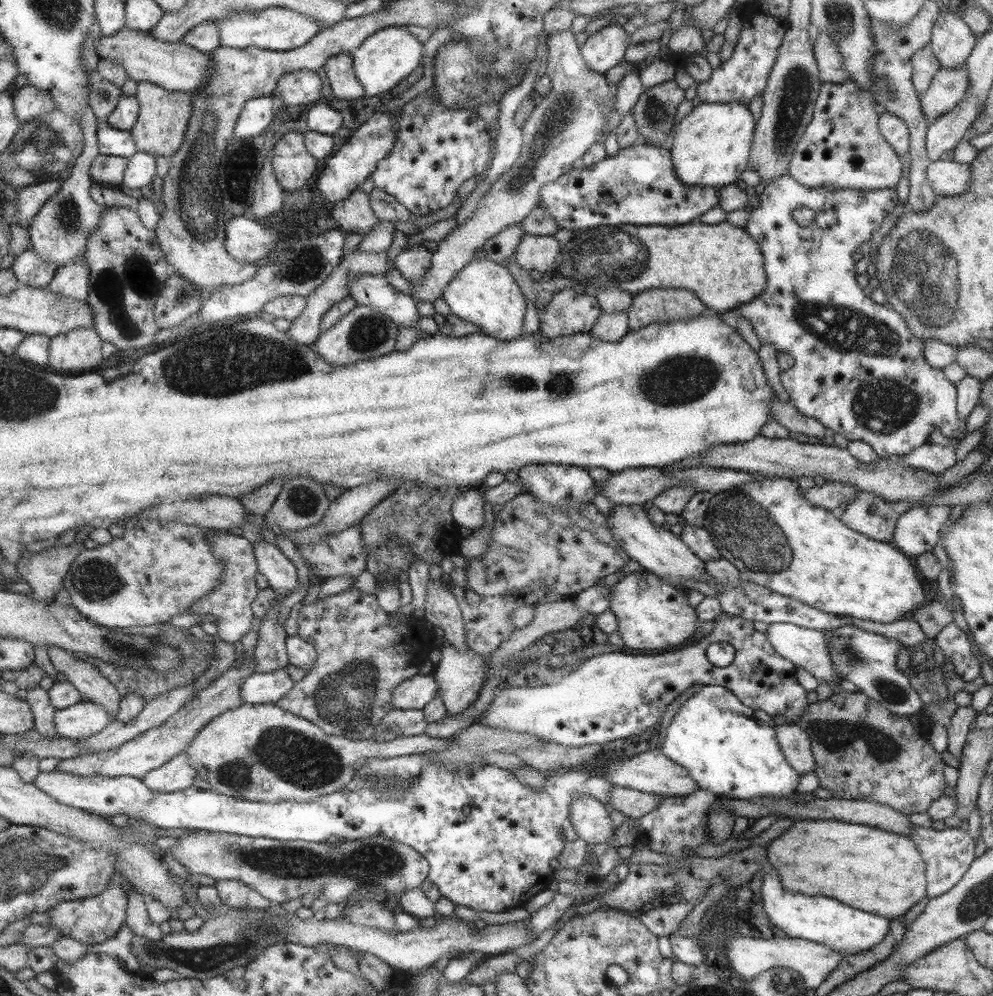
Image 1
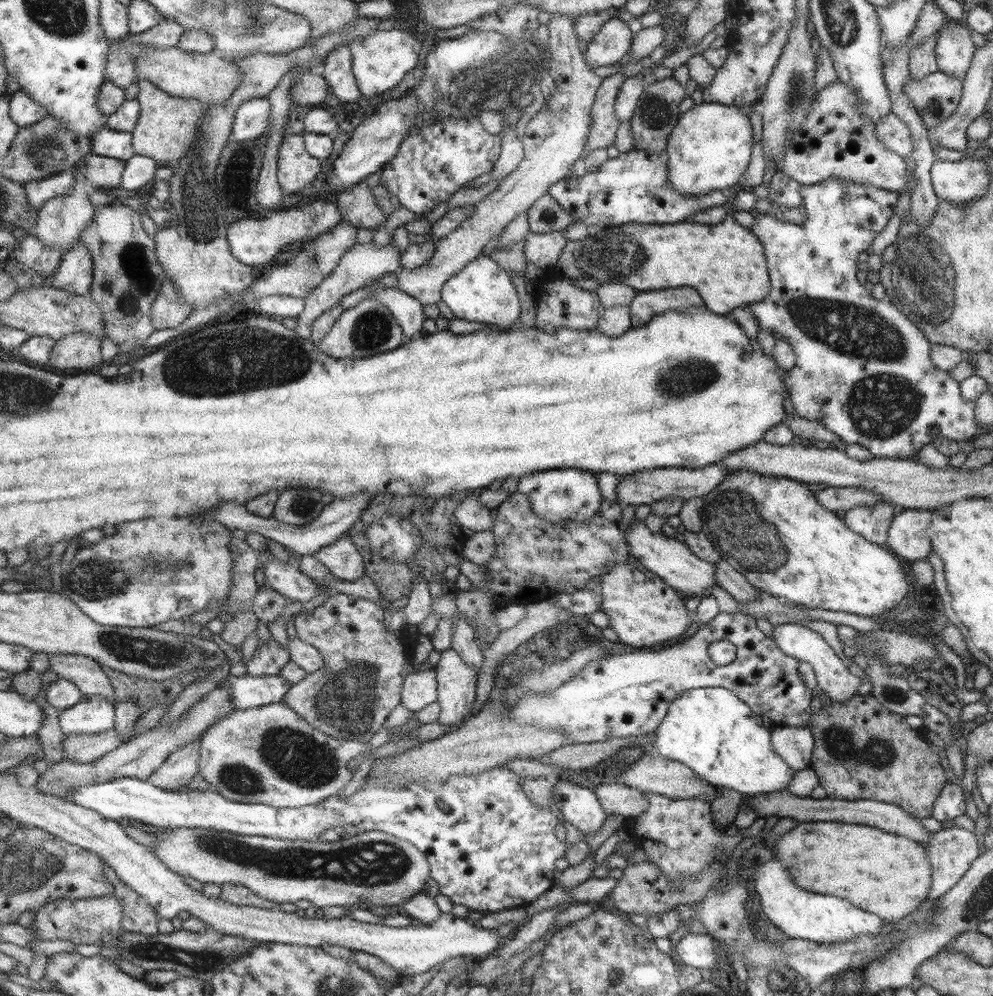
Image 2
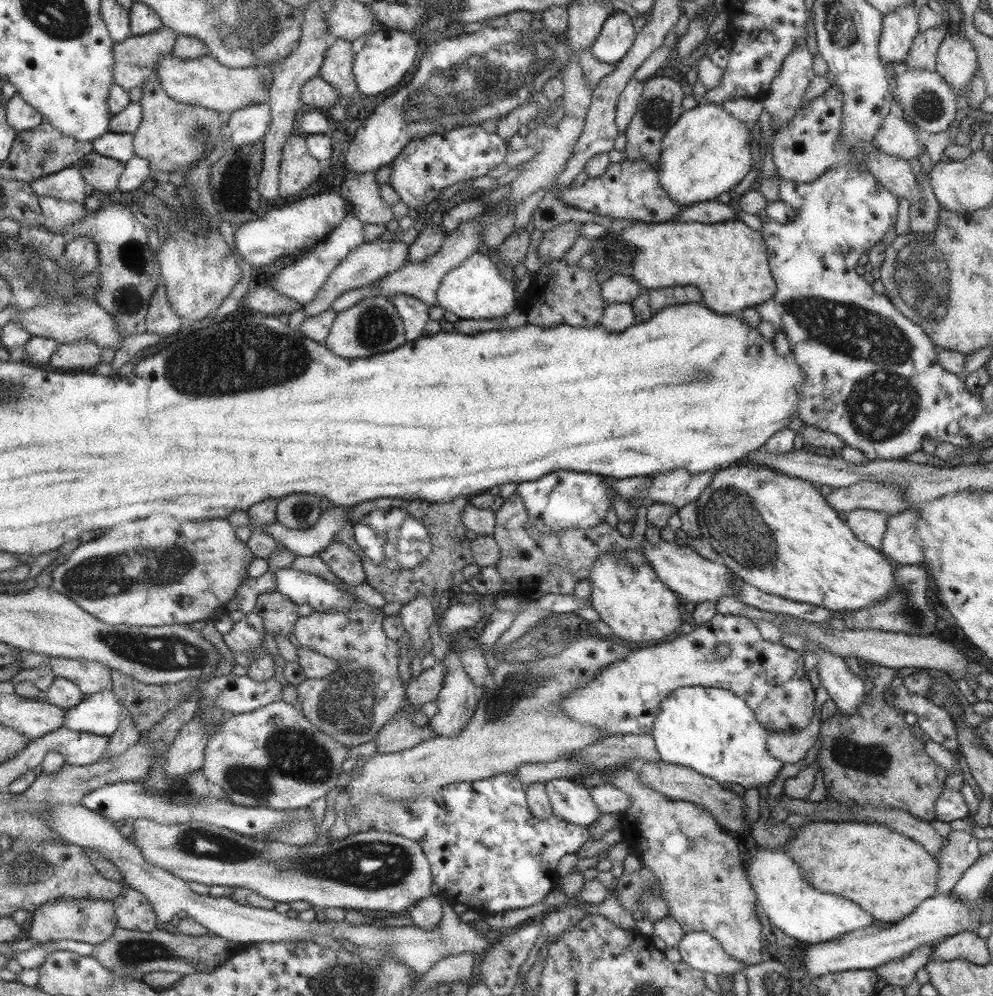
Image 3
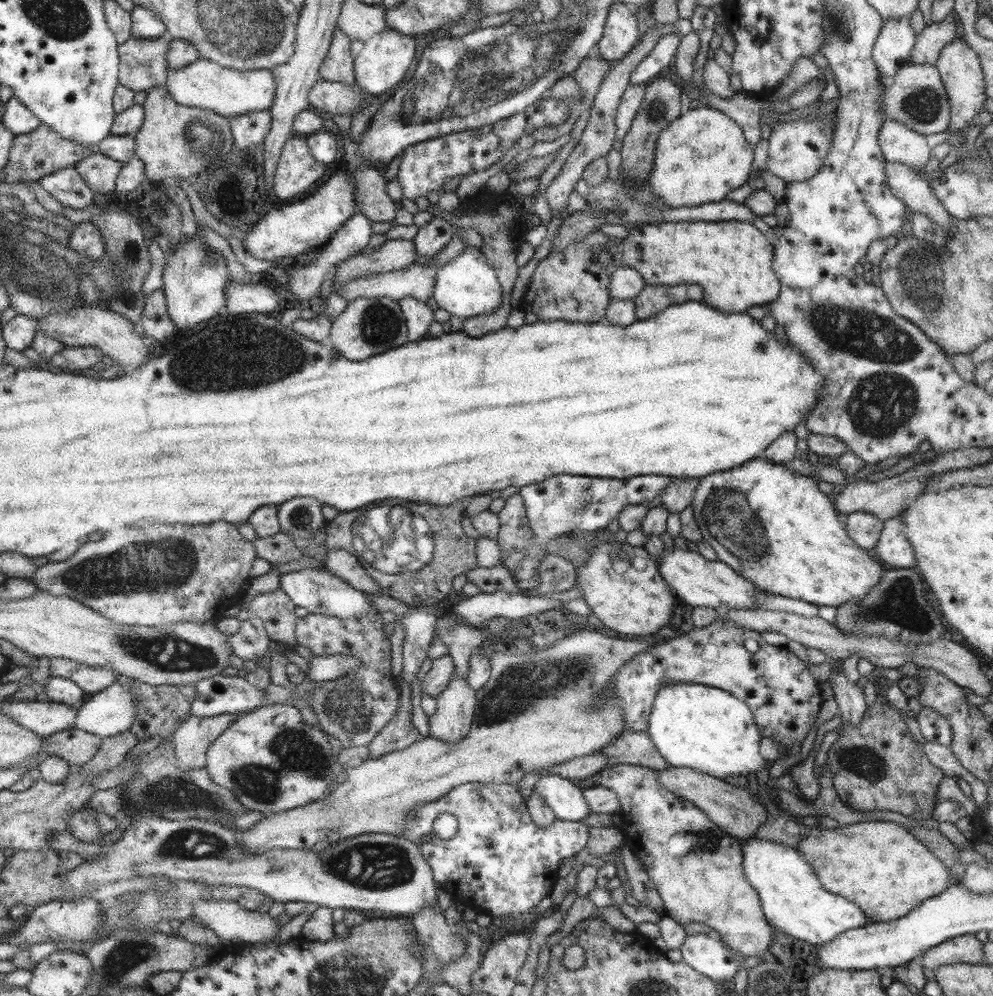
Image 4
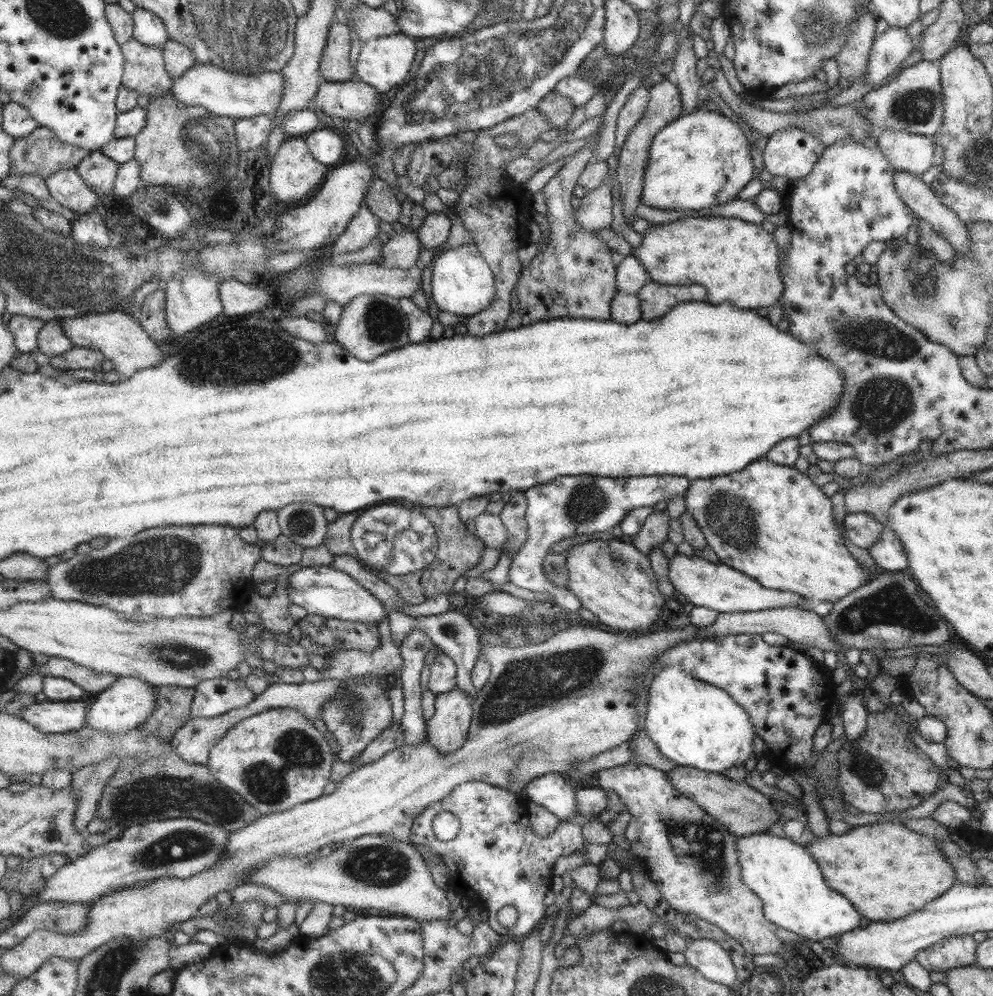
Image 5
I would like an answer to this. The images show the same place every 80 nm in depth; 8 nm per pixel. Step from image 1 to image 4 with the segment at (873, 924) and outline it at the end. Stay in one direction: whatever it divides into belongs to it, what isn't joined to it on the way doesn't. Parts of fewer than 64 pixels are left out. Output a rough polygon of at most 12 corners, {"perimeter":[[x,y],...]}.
{"perimeter":[[742,845],[766,921],[823,945],[868,923],[796,847]]}

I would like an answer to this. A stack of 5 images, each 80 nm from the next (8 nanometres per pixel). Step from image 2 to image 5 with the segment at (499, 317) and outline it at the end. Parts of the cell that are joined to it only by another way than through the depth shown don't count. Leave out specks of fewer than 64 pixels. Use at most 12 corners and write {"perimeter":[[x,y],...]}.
{"perimeter":[[474,243],[433,261],[439,311],[481,313],[494,300],[494,274]]}

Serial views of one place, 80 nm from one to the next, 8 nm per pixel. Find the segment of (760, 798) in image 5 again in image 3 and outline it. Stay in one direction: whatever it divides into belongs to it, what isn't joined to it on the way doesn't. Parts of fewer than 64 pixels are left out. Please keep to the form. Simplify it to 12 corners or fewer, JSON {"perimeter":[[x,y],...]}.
{"perimeter":[[644,762],[638,778],[667,798],[710,811],[747,836],[742,798],[685,766]]}

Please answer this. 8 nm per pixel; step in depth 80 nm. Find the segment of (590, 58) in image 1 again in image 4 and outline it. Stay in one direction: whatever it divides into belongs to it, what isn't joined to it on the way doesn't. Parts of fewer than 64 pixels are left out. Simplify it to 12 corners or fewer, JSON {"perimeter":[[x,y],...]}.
{"perimeter":[[614,1],[593,53],[621,61],[642,34],[640,15]]}

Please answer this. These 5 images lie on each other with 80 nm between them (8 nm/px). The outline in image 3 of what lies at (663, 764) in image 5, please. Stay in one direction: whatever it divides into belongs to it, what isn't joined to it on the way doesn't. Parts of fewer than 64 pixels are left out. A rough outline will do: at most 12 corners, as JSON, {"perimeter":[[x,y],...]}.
{"perimeter":[[649,733],[603,736],[565,760],[601,770],[660,761]]}

